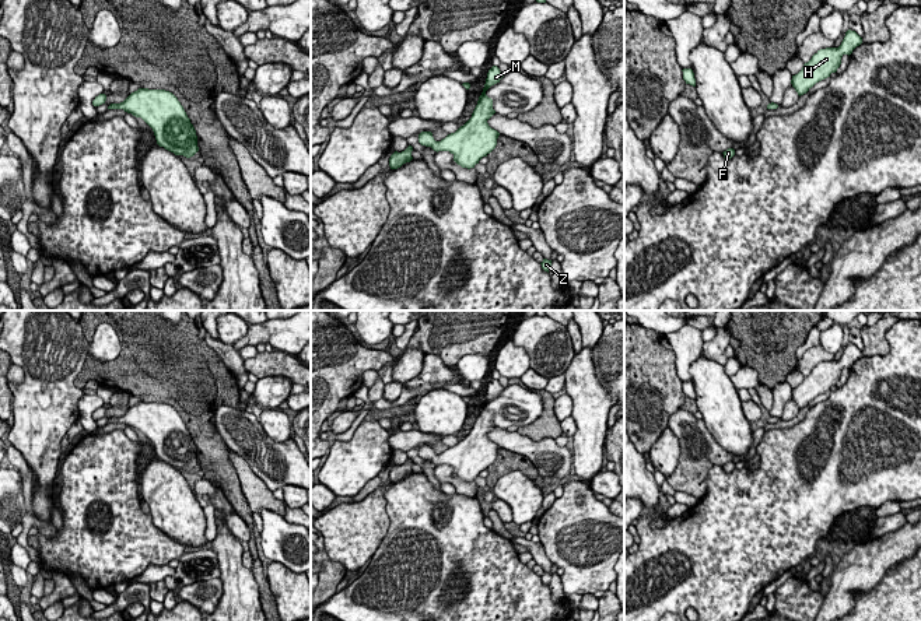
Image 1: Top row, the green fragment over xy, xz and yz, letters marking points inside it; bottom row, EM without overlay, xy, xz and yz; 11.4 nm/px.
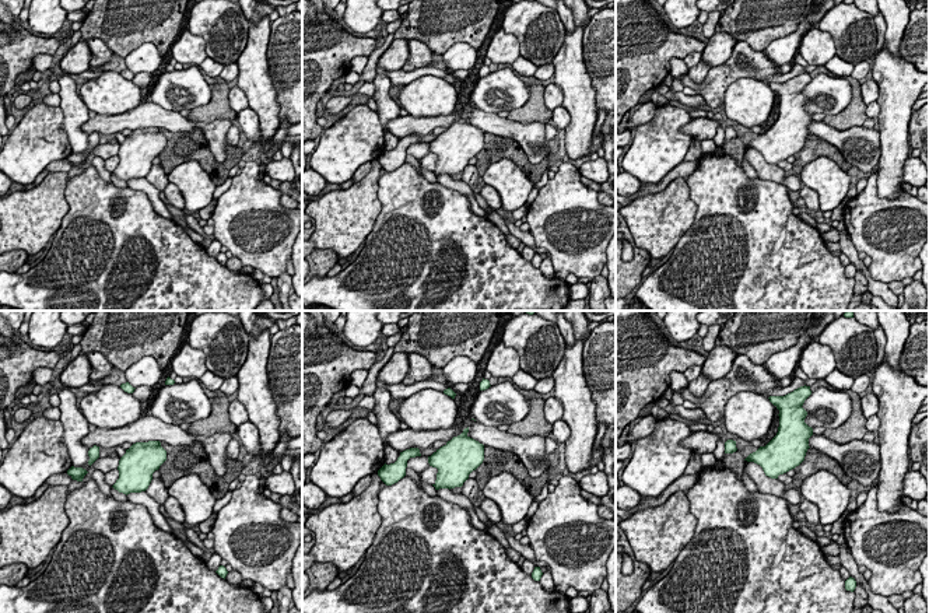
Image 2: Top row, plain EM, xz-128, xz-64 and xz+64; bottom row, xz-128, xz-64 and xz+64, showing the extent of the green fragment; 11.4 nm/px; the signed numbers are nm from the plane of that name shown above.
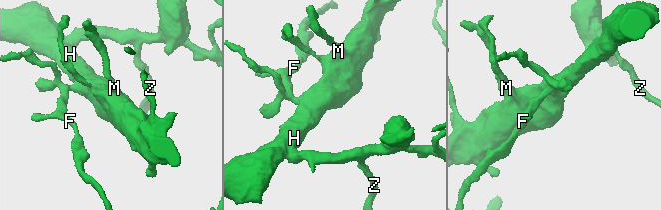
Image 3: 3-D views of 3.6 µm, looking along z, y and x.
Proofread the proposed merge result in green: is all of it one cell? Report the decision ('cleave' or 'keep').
keep

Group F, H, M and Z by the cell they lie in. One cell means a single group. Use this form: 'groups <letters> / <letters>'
groups F H M Z

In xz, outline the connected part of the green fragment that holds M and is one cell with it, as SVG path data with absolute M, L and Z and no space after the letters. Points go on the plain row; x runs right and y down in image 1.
M493 379L486 392L486 397L472 431L455 446L448 448L441 455L435 455L431 445L421 445L419 456L431 460L434 464L449 464L454 474L462 481L474 481L483 470L487 470L497 459L500 446L491 442L487 434L495 427L493 413L486 404L500 396L504 387L497 379Z

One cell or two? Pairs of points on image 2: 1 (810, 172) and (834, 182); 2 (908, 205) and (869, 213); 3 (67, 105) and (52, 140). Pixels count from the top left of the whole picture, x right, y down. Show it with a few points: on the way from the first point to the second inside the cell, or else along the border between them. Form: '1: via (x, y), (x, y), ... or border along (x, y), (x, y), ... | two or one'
1: via (816, 175), (823, 175), (828, 181) | one
2: via (898, 205), (879, 210) | one
3: border along (59, 107), (62, 111), (62, 128), (72, 149) | two

